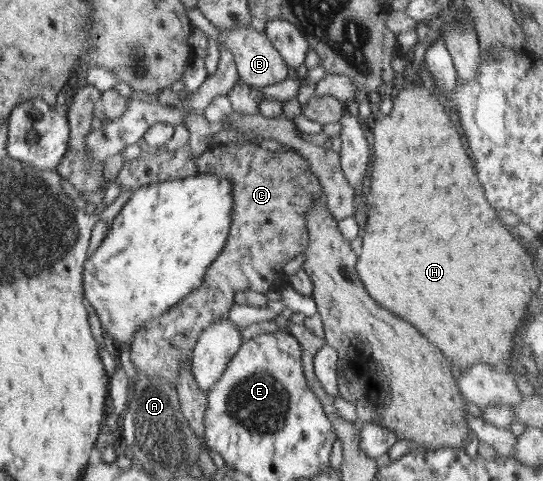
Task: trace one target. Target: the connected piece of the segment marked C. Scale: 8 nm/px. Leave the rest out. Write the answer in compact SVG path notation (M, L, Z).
M230 142L229 144L222 145L210 145L202 155L194 153L188 146L177 150L165 150L164 148L159 148L159 150L151 149L150 151L142 151L141 156L138 159L132 161L123 161L121 166L121 171L119 172L118 178L115 183L118 184L123 191L134 191L143 187L146 184L154 184L161 182L162 180L180 180L185 179L186 177L202 177L202 175L214 175L214 177L224 177L228 178L232 183L232 201L234 201L234 206L232 206L232 226L230 226L230 232L228 232L228 240L226 240L225 246L222 248L222 251L218 254L218 257L206 268L205 279L202 280L202 285L198 289L194 289L194 292L190 293L189 296L184 298L180 304L175 305L173 309L169 309L167 312L164 312L162 315L159 315L155 319L150 319L145 321L145 324L141 328L138 328L133 333L133 340L131 341L130 346L130 358L132 363L135 365L135 369L138 372L144 372L147 376L154 377L155 375L160 375L166 381L169 381L173 386L177 385L177 379L179 376L179 371L181 365L190 359L192 354L192 349L194 349L197 339L200 337L200 334L204 329L209 328L215 321L225 320L228 317L228 313L234 304L235 296L238 292L243 292L244 290L252 290L254 292L266 295L272 289L277 289L285 285L288 281L288 275L284 272L284 265L288 263L291 259L294 259L300 253L304 253L308 245L308 233L306 233L306 217L307 211L312 208L312 204L316 200L324 201L324 191L322 191L322 185L320 185L316 175L312 173L311 168L309 167L308 161L304 157L300 156L297 151L294 151L289 148L288 151L270 151L268 149L262 148L257 142L255 143L240 143L240 142Z

